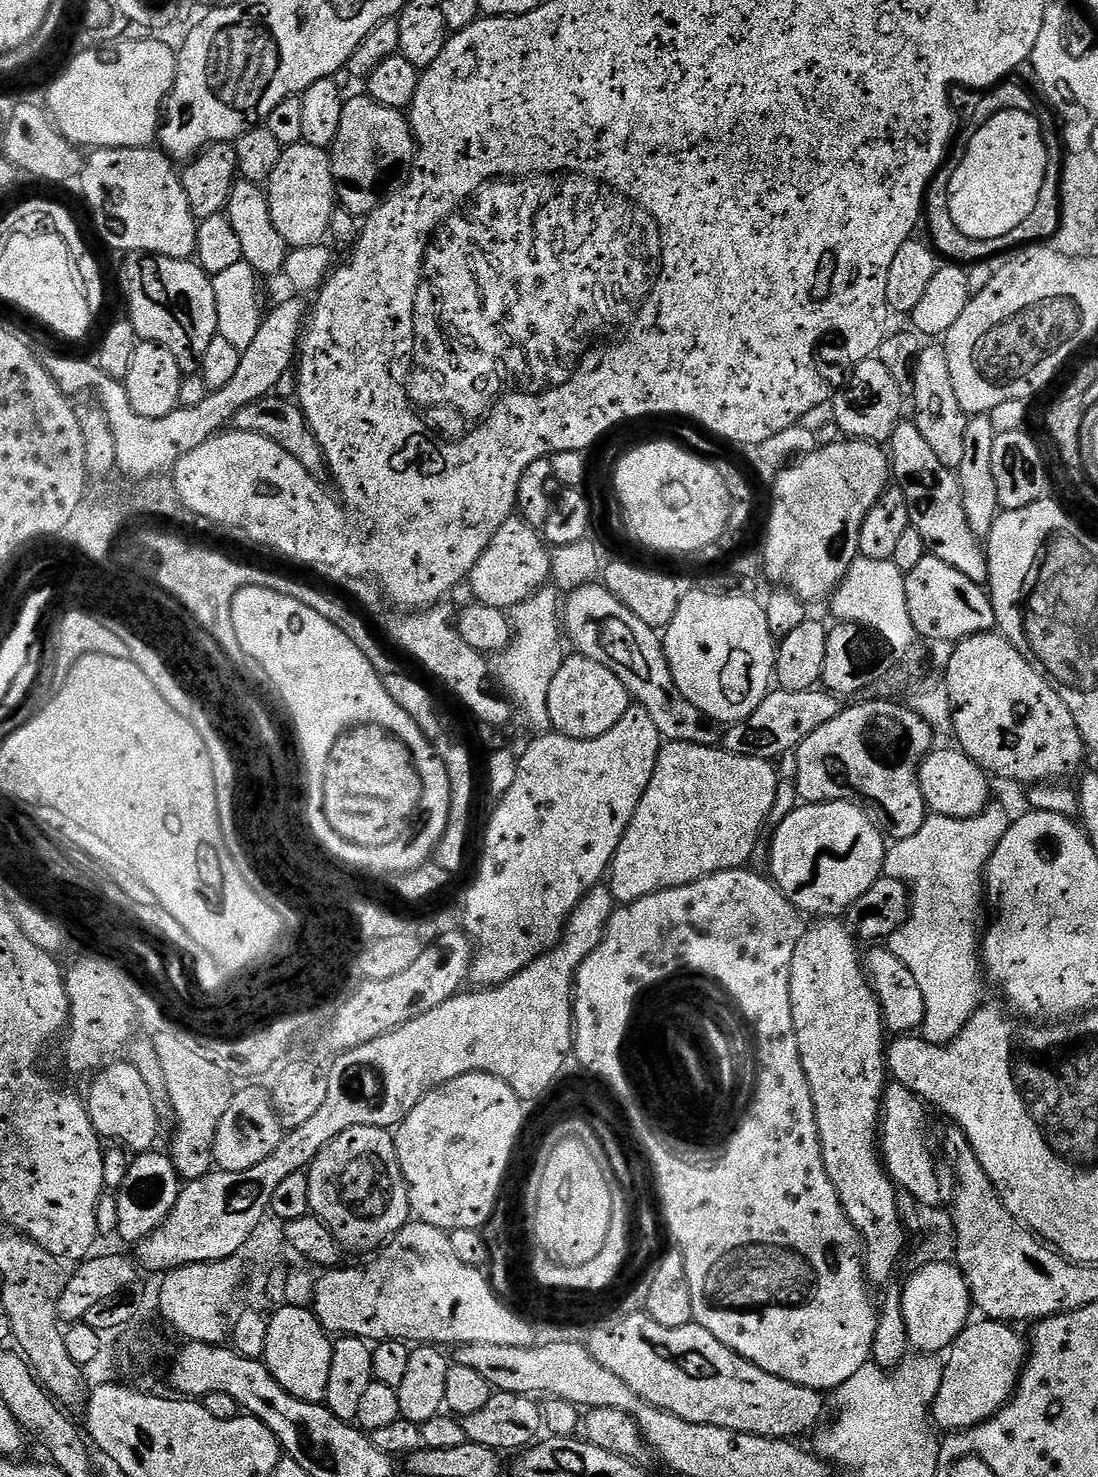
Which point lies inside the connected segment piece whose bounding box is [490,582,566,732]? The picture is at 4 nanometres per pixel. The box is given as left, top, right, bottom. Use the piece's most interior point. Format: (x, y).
(526, 668)

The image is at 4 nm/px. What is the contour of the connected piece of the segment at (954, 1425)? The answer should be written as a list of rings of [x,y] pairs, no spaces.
[[[980,1318],[977,1324],[976,1321],[969,1323],[968,1327],[962,1330],[962,1334],[958,1334],[958,1338],[946,1353],[942,1386],[938,1386],[938,1398],[931,1407],[937,1429],[945,1428],[943,1431],[948,1434],[963,1432],[966,1428],[983,1424],[1012,1399],[1026,1359],[1025,1337],[1023,1340],[1012,1328],[1015,1327],[1008,1322]]]

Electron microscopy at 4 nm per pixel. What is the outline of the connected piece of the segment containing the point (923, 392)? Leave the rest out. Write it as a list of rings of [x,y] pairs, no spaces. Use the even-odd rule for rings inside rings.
[[[932,342],[929,348],[919,349],[913,374],[914,392],[911,403],[916,403],[914,419],[922,438],[930,442],[938,462],[943,468],[957,469],[962,462],[962,453],[966,450],[966,426],[968,413],[958,406],[958,397],[954,395],[954,382],[950,382],[950,362],[946,362],[946,350],[939,343]]]

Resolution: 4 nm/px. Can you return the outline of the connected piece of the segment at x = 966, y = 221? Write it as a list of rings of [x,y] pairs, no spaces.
[[[1005,108],[993,111],[992,116],[963,145],[964,157],[959,157],[954,174],[948,183],[950,198],[950,214],[954,217],[954,226],[966,234],[971,240],[989,240],[1002,238],[1002,234],[1010,234],[1014,226],[1022,226],[1034,210],[1038,202],[1038,194],[1042,194],[1042,186],[1046,178],[1046,166],[1050,149],[1046,132],[1040,129],[1038,121],[1032,117],[1031,111],[1022,108]]]

